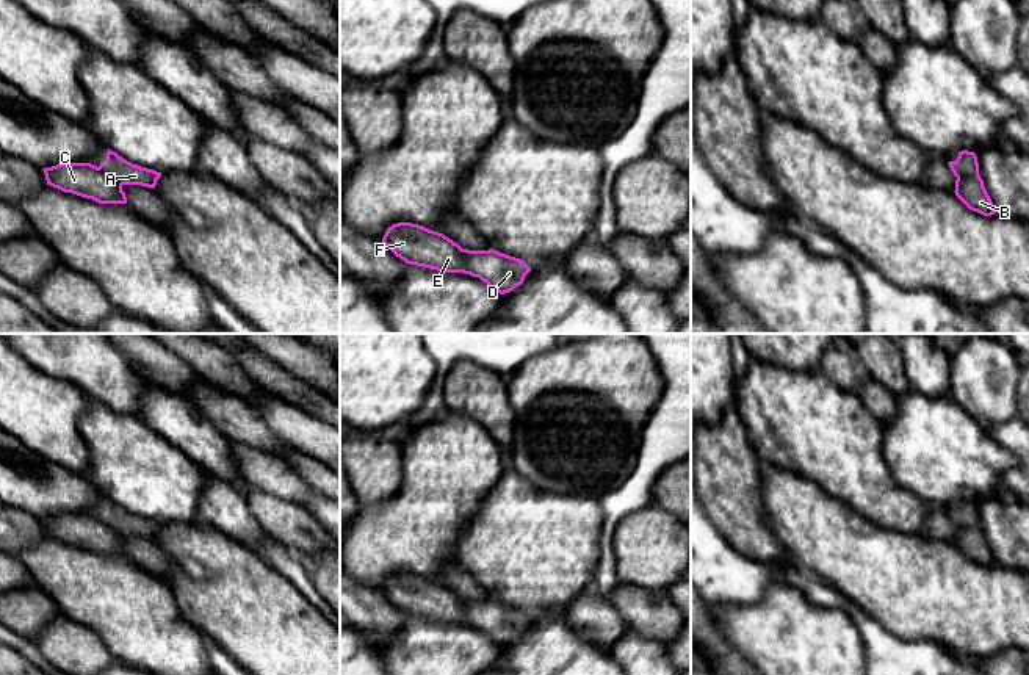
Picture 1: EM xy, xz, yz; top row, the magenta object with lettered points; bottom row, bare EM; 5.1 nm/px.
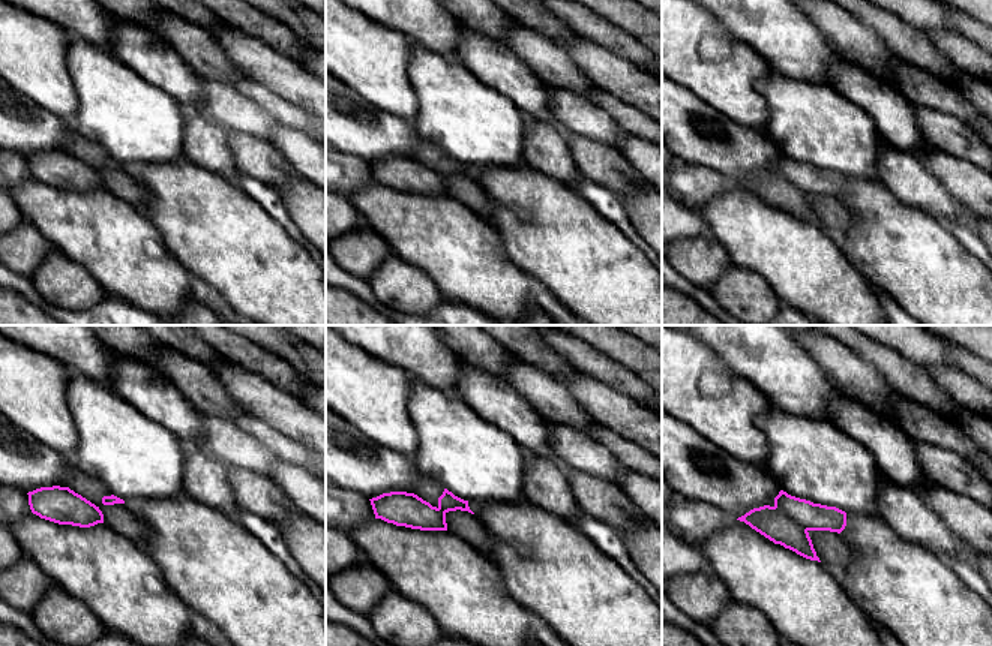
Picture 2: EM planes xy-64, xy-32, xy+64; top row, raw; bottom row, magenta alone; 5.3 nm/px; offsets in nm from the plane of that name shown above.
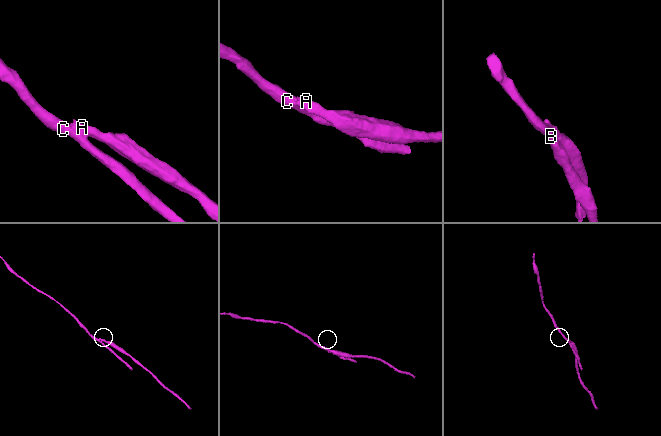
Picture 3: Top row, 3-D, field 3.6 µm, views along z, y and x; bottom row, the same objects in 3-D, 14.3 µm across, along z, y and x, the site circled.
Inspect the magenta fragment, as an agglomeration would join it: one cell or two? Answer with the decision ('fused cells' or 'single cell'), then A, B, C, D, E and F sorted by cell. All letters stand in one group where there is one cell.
fused cells; A D / B C E F

